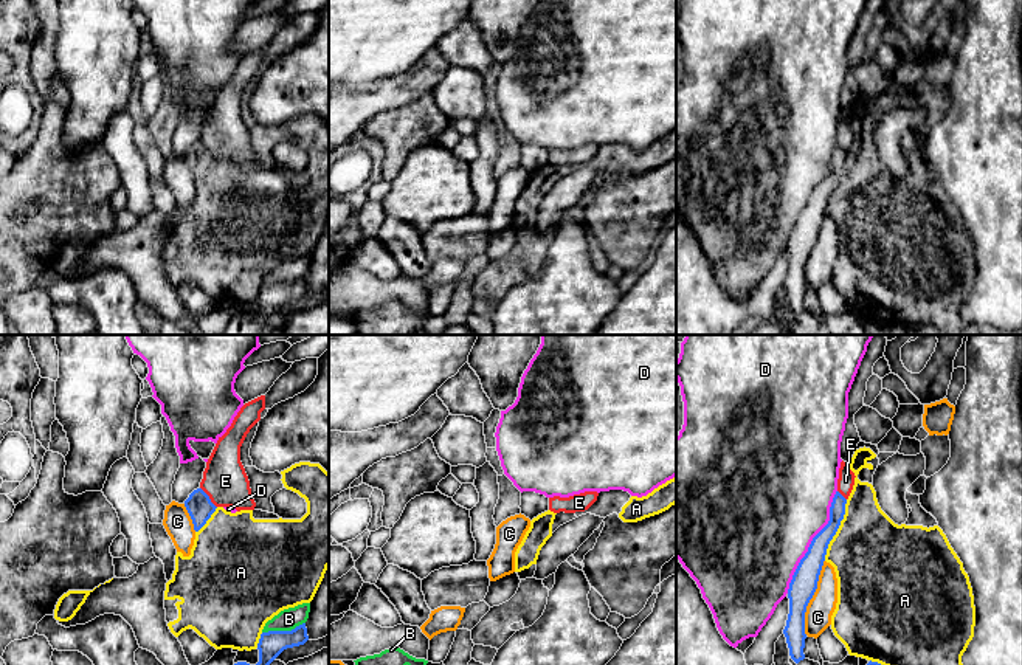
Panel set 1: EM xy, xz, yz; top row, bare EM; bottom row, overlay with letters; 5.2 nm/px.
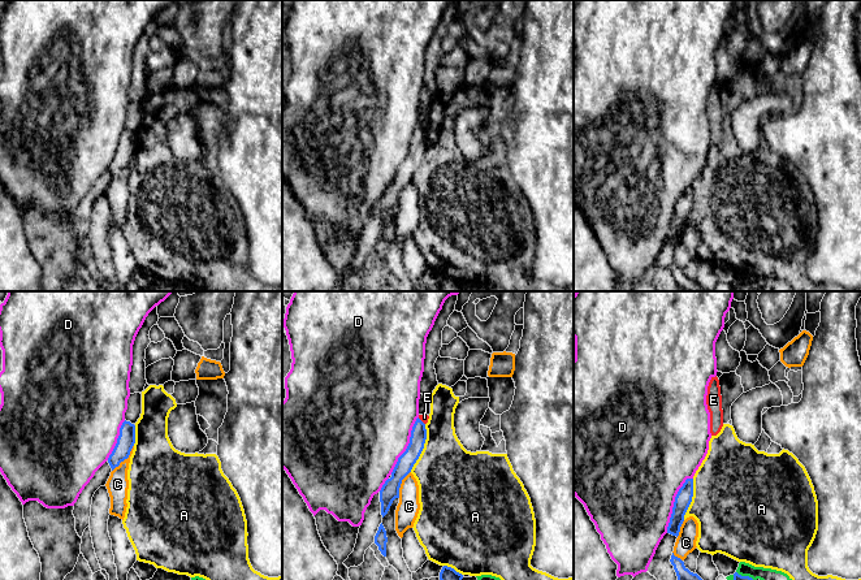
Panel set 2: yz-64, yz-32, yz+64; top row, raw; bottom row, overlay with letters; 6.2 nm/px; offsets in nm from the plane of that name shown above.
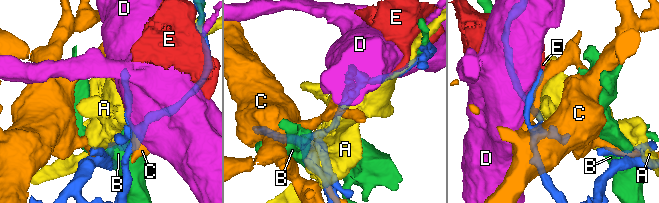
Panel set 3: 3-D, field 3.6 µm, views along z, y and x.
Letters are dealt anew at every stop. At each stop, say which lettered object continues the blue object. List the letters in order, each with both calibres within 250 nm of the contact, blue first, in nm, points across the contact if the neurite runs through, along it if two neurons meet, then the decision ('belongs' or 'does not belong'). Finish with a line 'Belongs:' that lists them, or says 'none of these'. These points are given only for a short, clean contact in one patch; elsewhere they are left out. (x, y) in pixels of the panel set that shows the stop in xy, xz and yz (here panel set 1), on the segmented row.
A: 120/420 nm | does not belong
B: 140/110 nm | does not belong
C: 140/140 nm | does not belong
D: 140/500 nm | does not belong
E: 140/220 nm | along xy (200, 487), (216, 507) | does not belong
Belongs: none of these

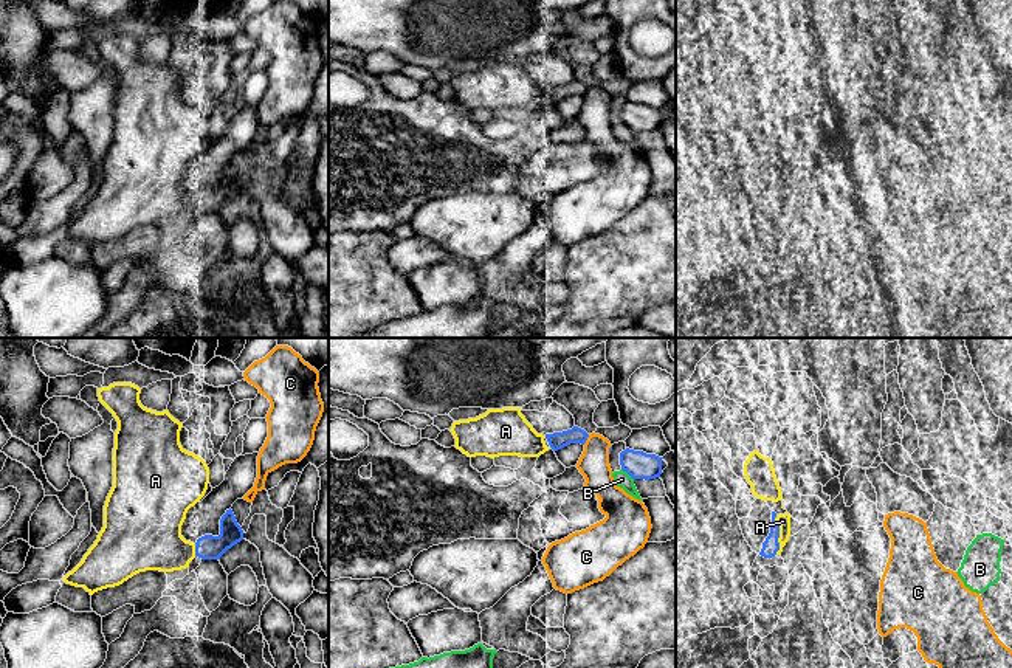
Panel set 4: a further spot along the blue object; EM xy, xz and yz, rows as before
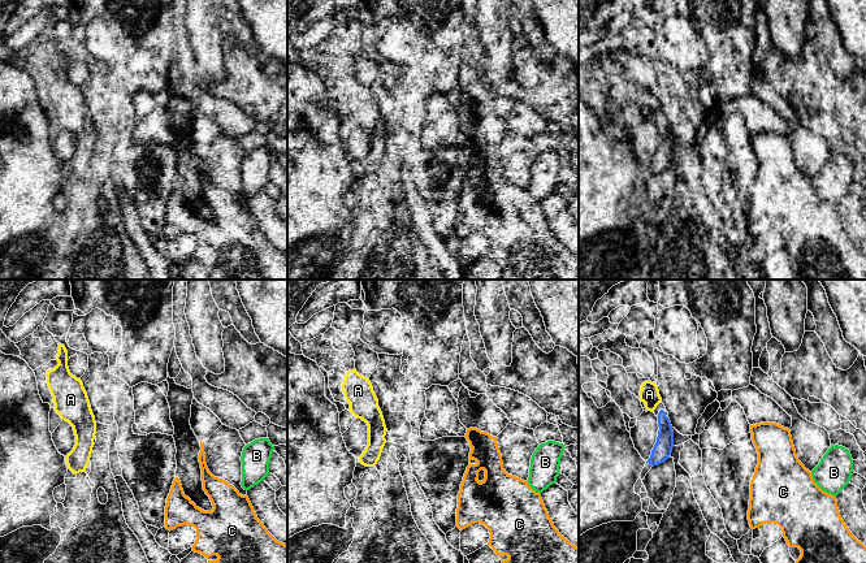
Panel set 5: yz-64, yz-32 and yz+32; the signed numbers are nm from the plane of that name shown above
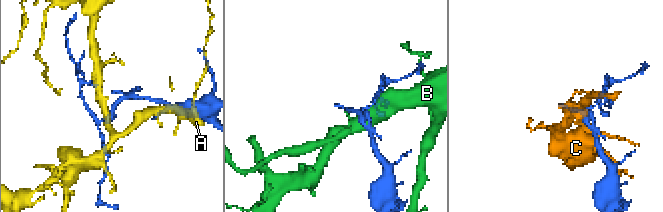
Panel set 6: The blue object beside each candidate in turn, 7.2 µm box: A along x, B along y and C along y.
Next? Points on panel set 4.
A: 90/70 nm | belongs
B: 140/90 nm | does not belong
C: 90/160 nm | does not belong
Belongs: A

